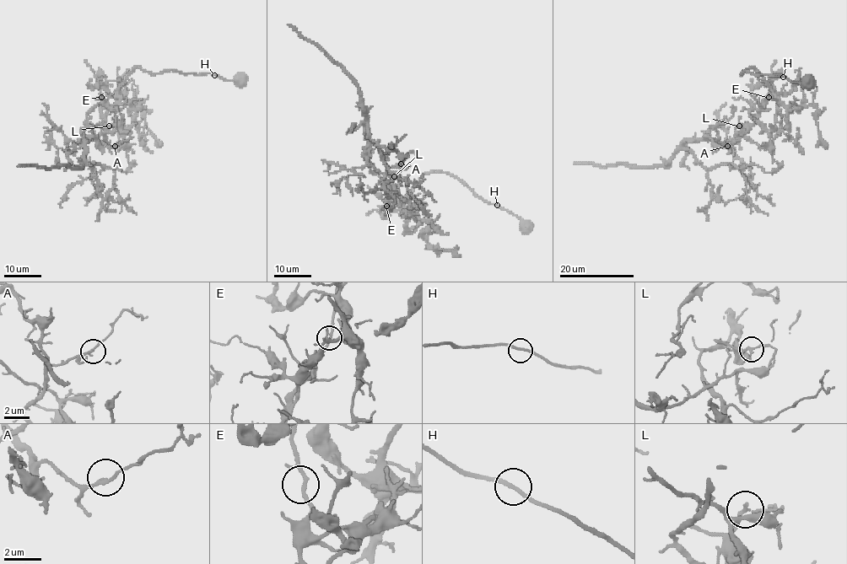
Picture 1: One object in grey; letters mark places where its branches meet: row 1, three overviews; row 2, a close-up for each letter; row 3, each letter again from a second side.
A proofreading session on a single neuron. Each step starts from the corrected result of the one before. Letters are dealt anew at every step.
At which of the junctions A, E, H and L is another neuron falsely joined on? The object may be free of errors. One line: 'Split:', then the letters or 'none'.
Split: L

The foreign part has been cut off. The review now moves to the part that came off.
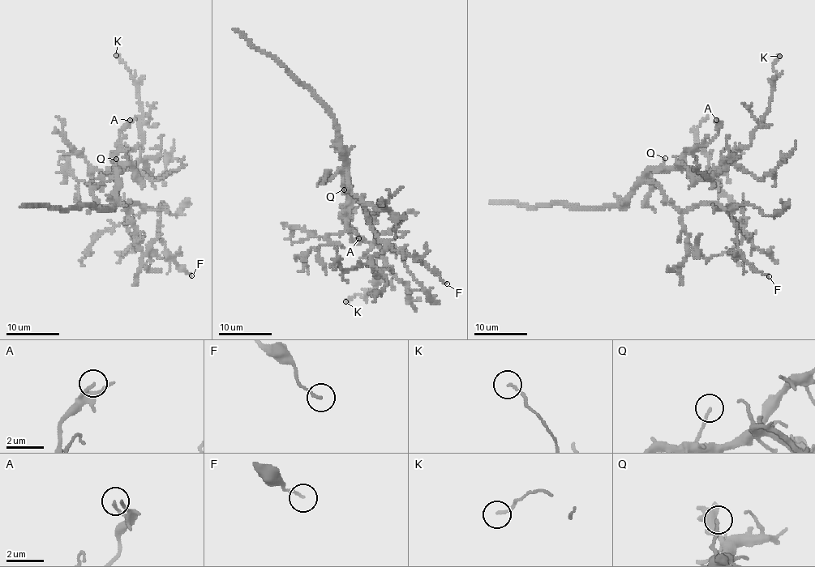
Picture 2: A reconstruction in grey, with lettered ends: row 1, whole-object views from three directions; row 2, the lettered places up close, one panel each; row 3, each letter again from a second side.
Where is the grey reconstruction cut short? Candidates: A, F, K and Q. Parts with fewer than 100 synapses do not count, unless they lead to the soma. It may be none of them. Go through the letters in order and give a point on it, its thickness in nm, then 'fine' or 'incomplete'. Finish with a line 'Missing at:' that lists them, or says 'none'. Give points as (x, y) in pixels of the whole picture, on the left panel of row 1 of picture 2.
A: at (130, 120); 130 nm thick; fine
F: at (191, 275); 110 nm thick; fine
K: at (116, 55); 120 nm thick; fine
Q: at (116, 159); 130 nm thick; fine
Missing at: none

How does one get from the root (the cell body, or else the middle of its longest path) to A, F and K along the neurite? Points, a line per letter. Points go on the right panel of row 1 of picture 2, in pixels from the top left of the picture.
A: (661, 169), (671, 169), (695, 147), (706, 145), (718, 133), (716, 120)
F: (661, 169), (642, 178), (653, 181), (675, 207), (718, 204), (730, 209), (737, 251), (769, 276)
K: (661, 169), (681, 164), (696, 178), (722, 170), (731, 151), (750, 144), (750, 133), (766, 113), (779, 56)

